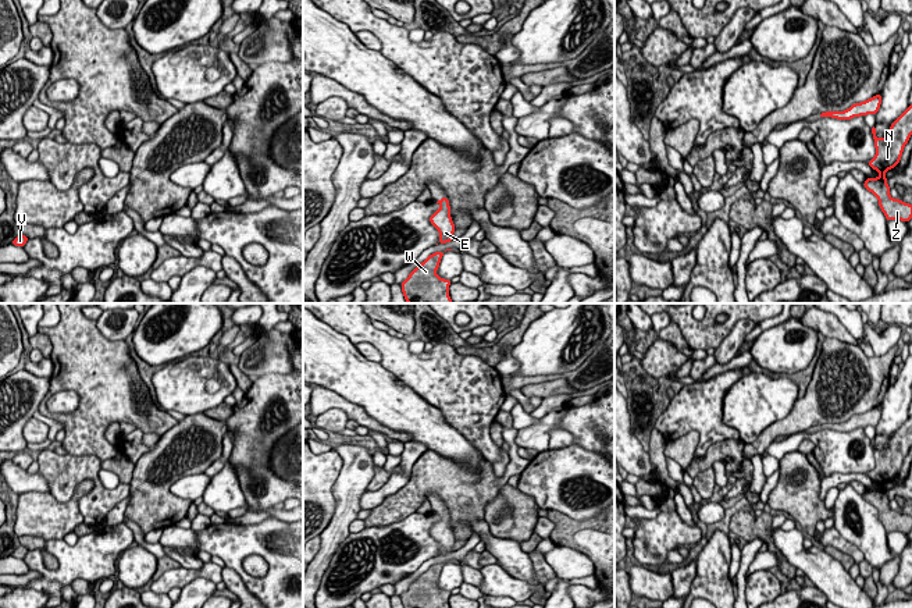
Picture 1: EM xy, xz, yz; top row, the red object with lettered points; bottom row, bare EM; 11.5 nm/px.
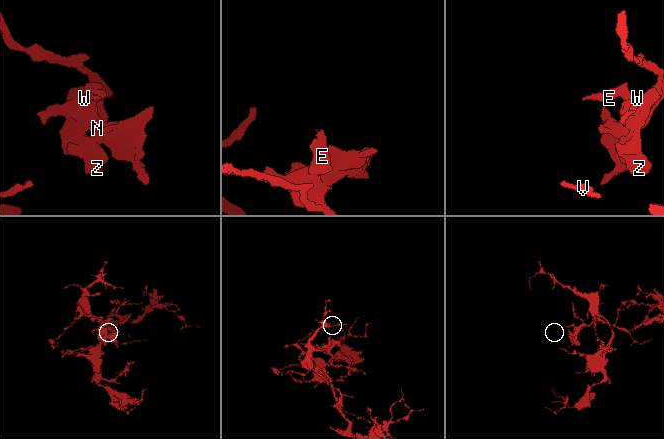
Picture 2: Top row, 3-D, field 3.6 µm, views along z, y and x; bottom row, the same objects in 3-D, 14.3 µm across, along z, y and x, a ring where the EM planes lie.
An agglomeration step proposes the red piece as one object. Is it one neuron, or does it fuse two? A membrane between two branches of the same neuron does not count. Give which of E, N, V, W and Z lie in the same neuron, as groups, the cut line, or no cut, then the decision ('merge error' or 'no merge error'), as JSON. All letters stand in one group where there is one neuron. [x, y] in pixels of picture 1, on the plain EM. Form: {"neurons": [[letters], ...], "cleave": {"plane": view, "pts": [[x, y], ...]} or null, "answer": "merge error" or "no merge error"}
{"neurons": [["E", "N", "V", "W", "Z"]], "cleave": null, "answer": "no merge error"}

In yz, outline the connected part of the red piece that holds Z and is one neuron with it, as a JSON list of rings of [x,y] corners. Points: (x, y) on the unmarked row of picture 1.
[[[912,416],[890,437],[888,447],[883,449],[876,448],[876,440],[872,440],[876,466],[868,473],[868,477],[879,483],[877,490],[866,490],[863,494],[865,501],[872,504],[879,511],[879,518],[886,527],[886,531],[901,531],[908,534],[912,530],[912,516],[902,513],[901,511],[893,511],[890,508],[890,498],[887,495],[886,483],[893,481],[901,472],[905,456],[912,447]]]

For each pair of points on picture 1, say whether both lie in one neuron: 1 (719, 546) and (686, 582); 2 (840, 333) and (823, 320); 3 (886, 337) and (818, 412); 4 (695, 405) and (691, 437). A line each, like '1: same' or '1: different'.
1: different
2: same
3: different
4: different

